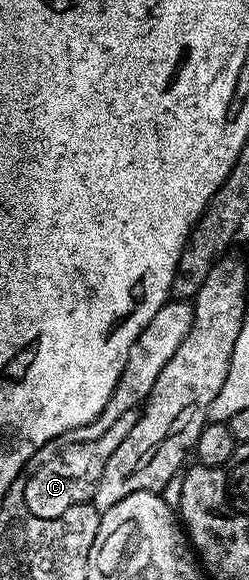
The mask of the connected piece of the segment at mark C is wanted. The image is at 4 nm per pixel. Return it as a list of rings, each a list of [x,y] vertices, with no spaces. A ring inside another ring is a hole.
[[[140,409],[126,411],[106,435],[89,441],[74,441],[57,448],[56,454],[49,461],[39,462],[32,474],[24,477],[24,502],[26,507],[38,519],[54,519],[61,517],[70,507],[87,505],[91,502],[94,491],[98,491],[98,483],[102,479],[102,471],[106,471],[106,463],[110,463],[110,455],[120,446],[122,439],[130,435],[130,427],[138,423]]]

